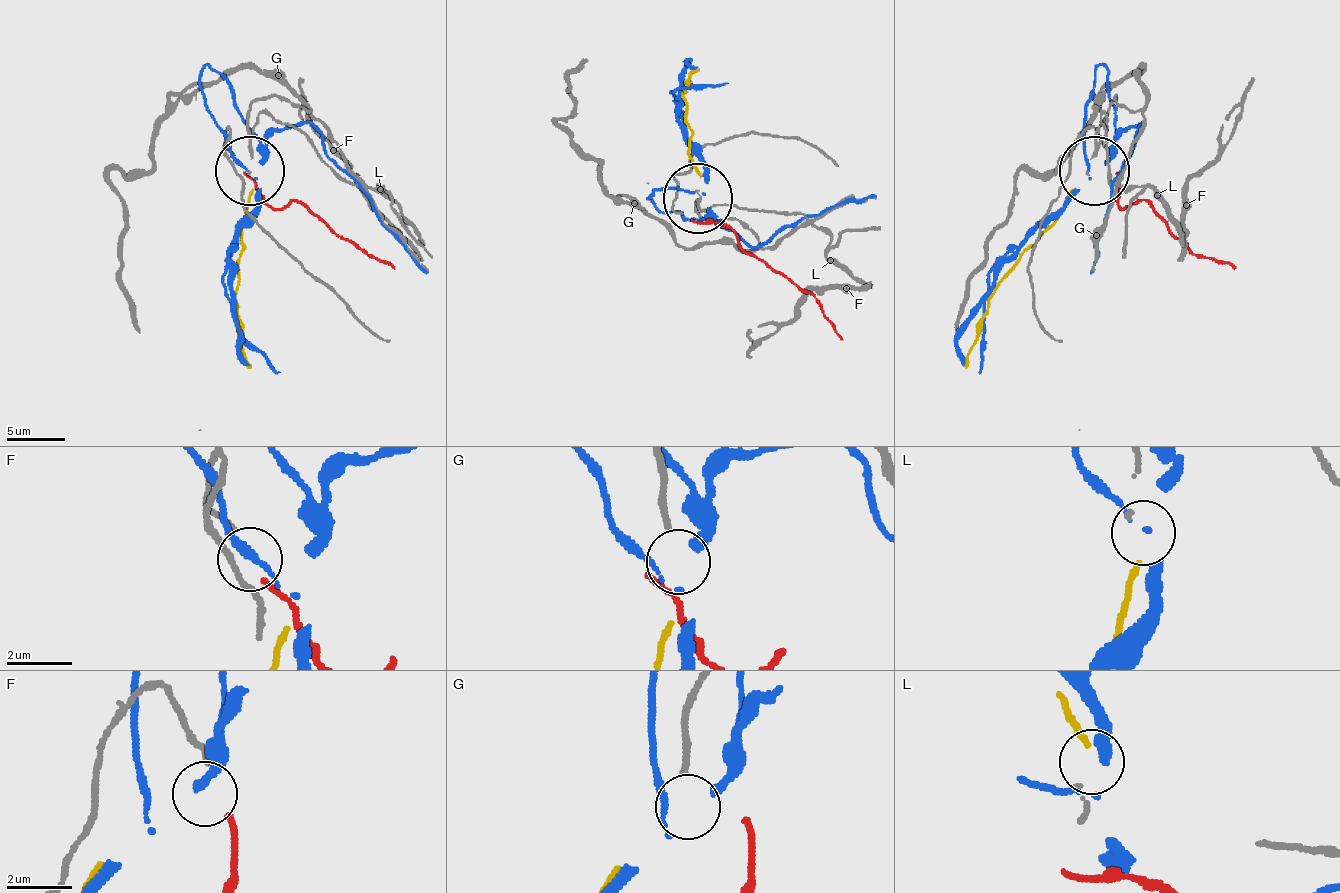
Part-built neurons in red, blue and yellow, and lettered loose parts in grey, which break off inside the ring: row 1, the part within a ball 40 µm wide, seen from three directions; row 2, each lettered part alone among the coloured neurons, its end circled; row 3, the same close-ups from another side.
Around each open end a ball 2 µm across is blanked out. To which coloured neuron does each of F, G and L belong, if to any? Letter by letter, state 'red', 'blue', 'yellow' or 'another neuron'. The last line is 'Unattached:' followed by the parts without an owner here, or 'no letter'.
F: red
G: another neuron
L: yellow
Unattached: G

